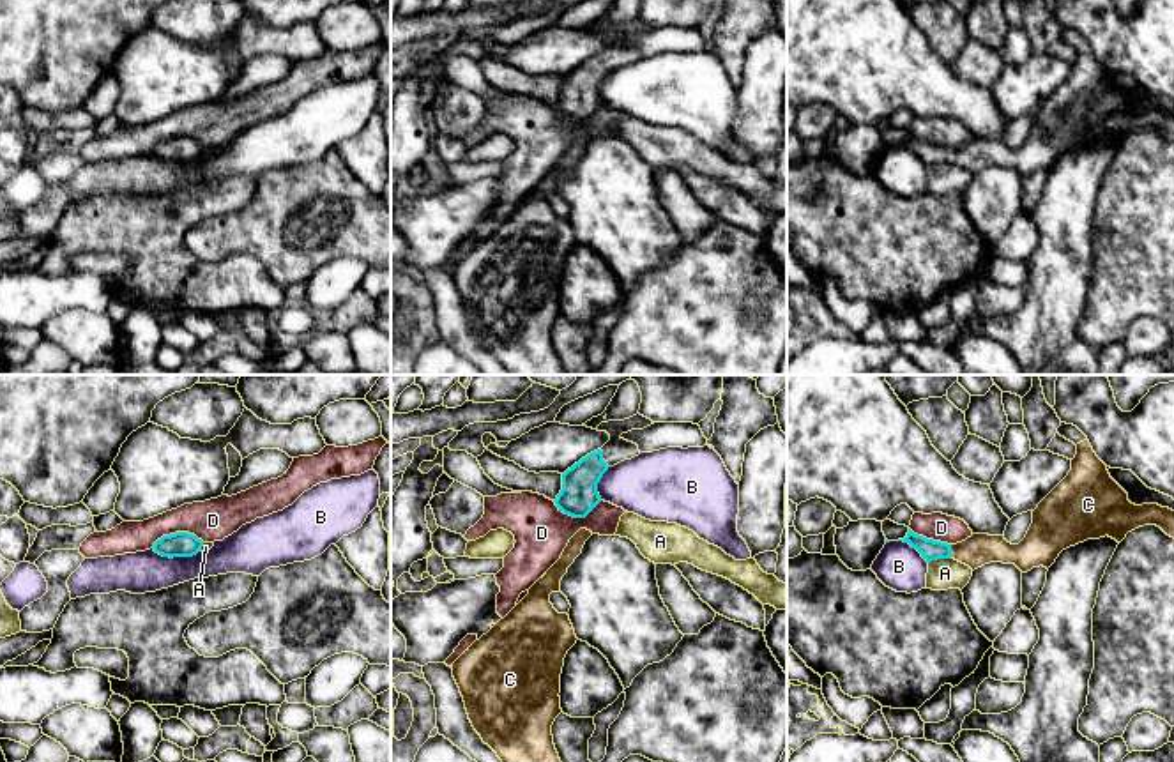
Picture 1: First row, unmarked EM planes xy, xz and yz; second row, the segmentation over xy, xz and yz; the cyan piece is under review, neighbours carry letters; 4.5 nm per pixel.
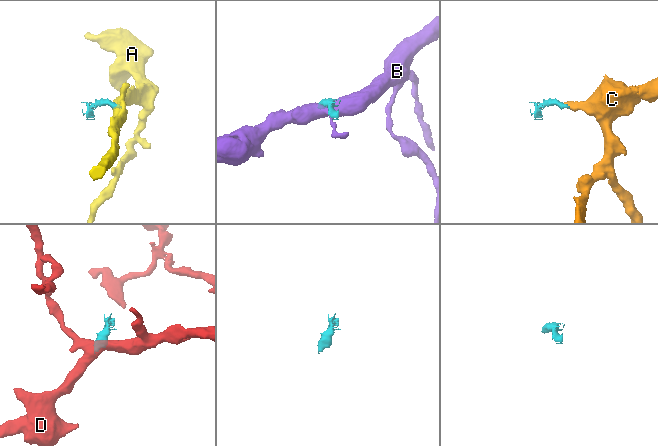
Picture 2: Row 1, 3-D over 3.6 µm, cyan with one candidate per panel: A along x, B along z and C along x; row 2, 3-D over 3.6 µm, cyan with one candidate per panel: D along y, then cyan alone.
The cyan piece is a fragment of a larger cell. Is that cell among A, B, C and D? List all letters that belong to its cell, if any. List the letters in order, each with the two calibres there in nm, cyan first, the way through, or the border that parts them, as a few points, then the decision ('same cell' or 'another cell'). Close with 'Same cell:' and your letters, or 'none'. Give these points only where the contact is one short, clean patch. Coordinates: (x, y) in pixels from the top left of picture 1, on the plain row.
A: 100 nm thick on the cyan side, 140 nm on the other; border along yz (950, 161), (929, 167); another cell
B: 110 nm thick on the cyan side, 190 nm on the other; another cell
C: 100 nm thick on the cyan side, 140 nm on the other; runs through yz (930, 154), (950, 156), (975, 156), (980, 152); same cell
D: 110 nm thick on the cyan side, 190 nm on the other; border along xy (204, 145), (188, 137), (170, 137), (163, 138), (151, 151); another cell
Same cell: C

